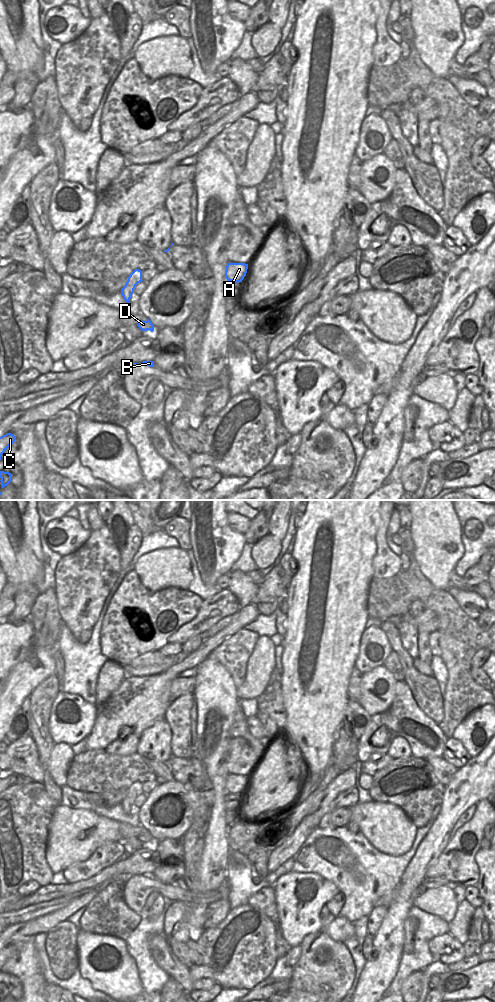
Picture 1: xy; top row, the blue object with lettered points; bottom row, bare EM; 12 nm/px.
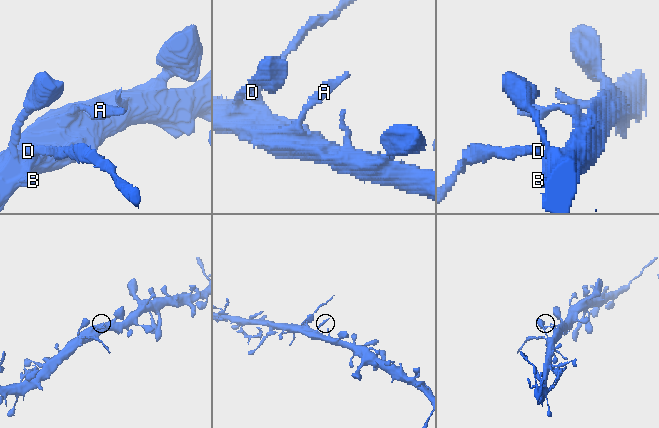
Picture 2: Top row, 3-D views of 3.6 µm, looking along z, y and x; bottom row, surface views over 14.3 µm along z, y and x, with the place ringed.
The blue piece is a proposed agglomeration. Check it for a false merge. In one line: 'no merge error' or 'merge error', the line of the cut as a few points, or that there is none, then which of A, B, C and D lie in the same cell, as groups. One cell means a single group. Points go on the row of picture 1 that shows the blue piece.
merge error; cut in xy along (153, 326), (150, 330); A B C / D

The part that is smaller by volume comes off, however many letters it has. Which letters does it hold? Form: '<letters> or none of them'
D

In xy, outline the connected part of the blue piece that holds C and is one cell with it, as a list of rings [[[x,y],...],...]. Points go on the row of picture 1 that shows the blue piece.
[[[7,433],[3,436],[0,437],[0,460],[2,454],[5,452],[5,450],[15,442],[16,437],[11,434],[11,433]]]

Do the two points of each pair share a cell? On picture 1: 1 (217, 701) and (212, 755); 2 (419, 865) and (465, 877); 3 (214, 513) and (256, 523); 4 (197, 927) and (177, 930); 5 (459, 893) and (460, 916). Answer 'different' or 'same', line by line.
1: same
2: different
3: different
4: different
5: different

